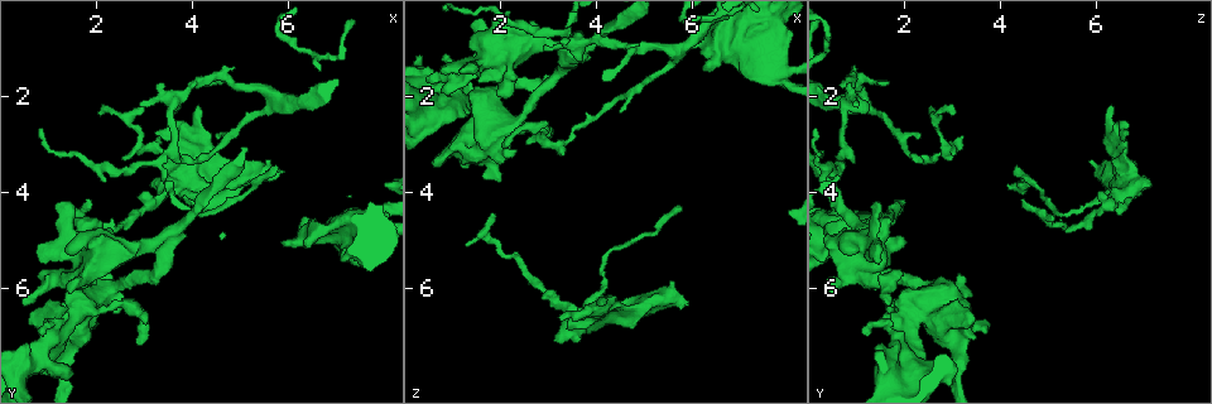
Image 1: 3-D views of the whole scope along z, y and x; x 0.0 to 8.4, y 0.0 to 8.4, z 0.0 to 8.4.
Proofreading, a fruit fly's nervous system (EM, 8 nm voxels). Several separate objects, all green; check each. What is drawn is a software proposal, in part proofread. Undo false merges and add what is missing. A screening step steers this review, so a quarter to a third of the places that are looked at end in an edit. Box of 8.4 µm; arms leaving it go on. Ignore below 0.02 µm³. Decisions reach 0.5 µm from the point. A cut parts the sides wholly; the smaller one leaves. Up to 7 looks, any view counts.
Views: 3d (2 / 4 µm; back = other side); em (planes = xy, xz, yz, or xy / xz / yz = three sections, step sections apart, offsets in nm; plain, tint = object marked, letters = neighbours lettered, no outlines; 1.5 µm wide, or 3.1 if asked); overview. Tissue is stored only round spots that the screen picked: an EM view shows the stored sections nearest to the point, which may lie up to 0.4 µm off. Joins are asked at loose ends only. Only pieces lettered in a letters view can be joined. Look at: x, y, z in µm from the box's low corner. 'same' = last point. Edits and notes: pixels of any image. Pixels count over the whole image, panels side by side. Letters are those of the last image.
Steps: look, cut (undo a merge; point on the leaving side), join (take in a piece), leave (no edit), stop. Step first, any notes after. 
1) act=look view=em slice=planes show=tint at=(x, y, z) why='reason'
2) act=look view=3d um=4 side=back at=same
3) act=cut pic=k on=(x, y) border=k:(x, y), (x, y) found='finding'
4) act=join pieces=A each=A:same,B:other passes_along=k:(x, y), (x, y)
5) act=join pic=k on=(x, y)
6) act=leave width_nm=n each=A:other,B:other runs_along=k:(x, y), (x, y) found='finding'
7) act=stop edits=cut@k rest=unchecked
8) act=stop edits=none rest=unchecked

act=look view=em slice=planes show=letters at=(1.85, 4.10, 4.50) why='branch stops here'

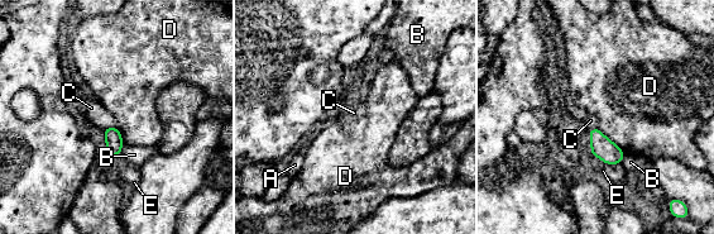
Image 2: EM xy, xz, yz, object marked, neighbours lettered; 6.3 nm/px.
act=leave each=A:other,B:other,C:other,D:other,E:other border=2:(114, 125), (105, 127), (101, 130) found='none of them fits'

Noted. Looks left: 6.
act=look view=3d um=2 side=back at=(2.90, 2.20, 1.05) why='branch stops here'

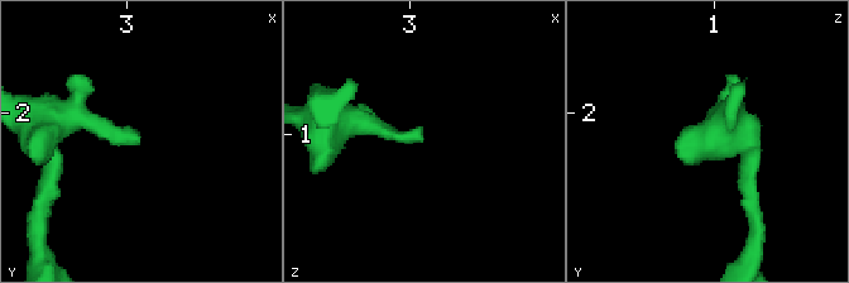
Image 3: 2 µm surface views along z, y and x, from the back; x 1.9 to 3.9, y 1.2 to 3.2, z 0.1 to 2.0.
act=look view=em slice=planes show=letters at=(2.88, 2.18, 1.02)

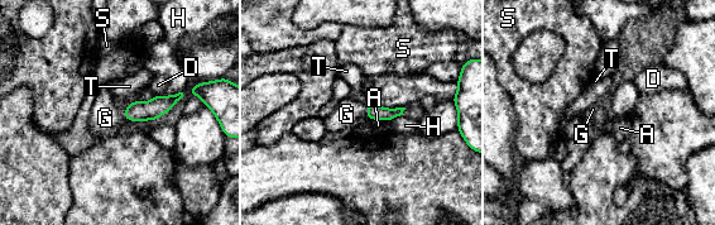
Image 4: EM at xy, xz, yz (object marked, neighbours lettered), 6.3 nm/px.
act=join pieces=G each=A:other,D:other,G:same,H:other,S:other,T:other passes_along=4:(374, 111), (366, 111), (348, 113) found='the neuron continues'

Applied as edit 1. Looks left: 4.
act=look view=overview why='redraw'

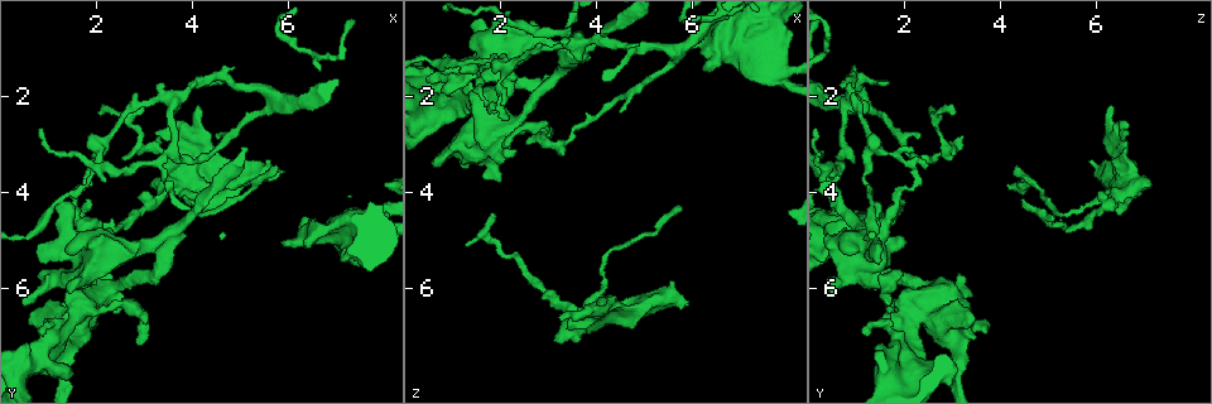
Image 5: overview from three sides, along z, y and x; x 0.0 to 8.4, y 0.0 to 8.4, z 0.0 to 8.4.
act=look view=em slice=yz step=4 show=tint at=(5.90, 3.55, 6.35) why='branch stops here'

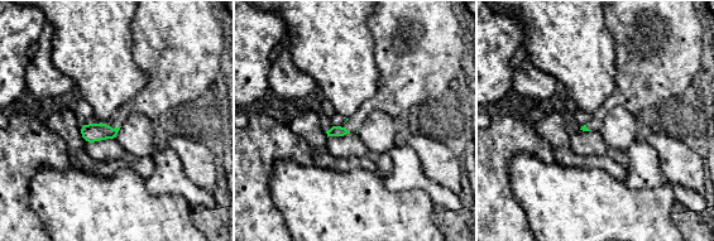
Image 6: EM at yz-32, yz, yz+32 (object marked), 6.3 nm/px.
act=look view=em slice=planes show=letters at=same why='cut it another way'

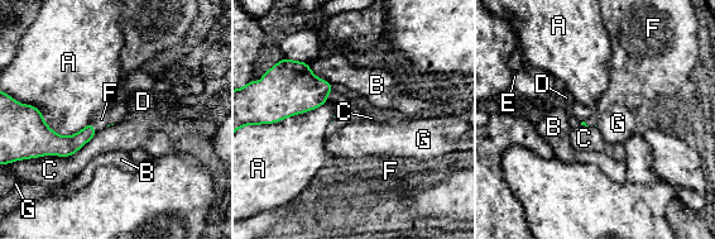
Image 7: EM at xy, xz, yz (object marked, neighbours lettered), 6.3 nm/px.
act=join pieces=F each=A:other,B:other,C:other,D:other,E:other,F:same,G:other passes_along=7:(60, 146), (92, 125), (101, 119) found='the neuron continues'

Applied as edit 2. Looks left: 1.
act=stop edits=join@4,join@7 rest=unchecked

